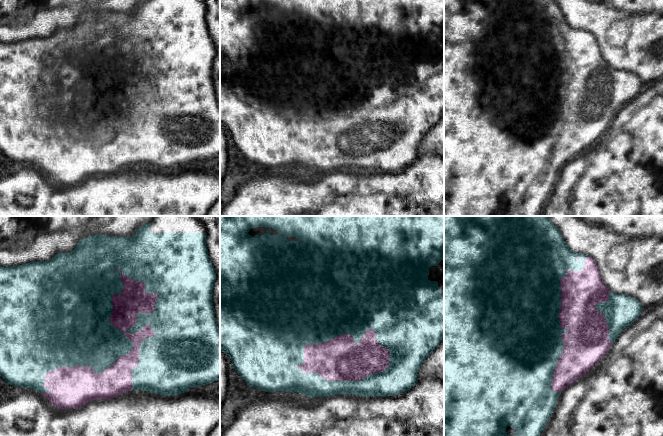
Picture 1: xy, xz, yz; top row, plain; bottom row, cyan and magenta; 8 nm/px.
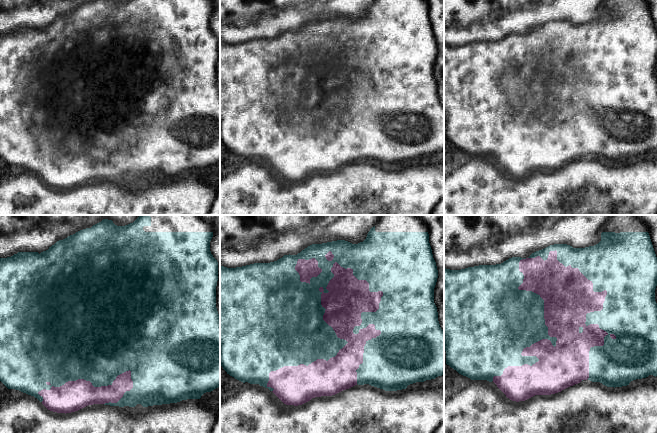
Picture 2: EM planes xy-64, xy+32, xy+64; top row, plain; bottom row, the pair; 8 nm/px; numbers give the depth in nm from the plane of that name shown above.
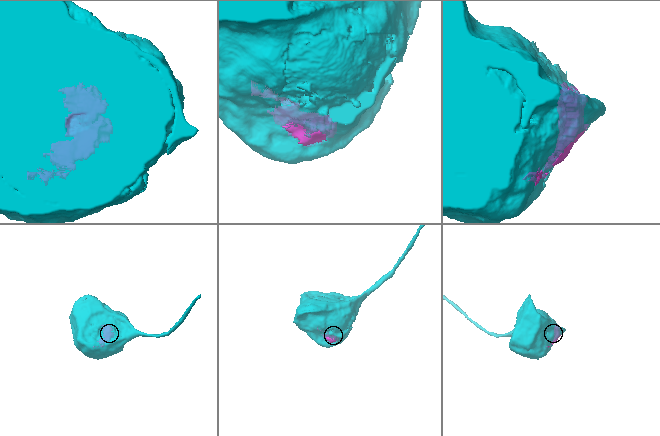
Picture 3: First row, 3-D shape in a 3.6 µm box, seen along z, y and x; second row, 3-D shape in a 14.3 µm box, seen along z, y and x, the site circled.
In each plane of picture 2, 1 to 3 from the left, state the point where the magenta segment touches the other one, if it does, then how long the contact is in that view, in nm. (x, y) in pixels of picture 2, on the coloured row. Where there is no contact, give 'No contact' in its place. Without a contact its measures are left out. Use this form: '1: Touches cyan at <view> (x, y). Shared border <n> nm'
1: Touches cyan at xy-64 (89, 380). Shared border 800 nm
2: Touches cyan at xy+32 (325, 322). Shared border 1200 nm
3: Touches cyan at xy+64 (603, 304). Shared border 1100 nm

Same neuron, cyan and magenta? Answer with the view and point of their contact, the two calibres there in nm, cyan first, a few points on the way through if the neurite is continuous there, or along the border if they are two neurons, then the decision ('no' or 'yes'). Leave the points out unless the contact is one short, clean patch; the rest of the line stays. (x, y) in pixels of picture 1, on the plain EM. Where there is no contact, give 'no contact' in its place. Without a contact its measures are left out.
xy (132, 119) | 360/200 nm | yes

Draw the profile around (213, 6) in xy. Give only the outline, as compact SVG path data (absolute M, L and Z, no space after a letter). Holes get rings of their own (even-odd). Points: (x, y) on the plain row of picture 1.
M204 0L204 2L207 6L206 22L208 31L216 49L212 76L217 102L220 106L220 0Z

